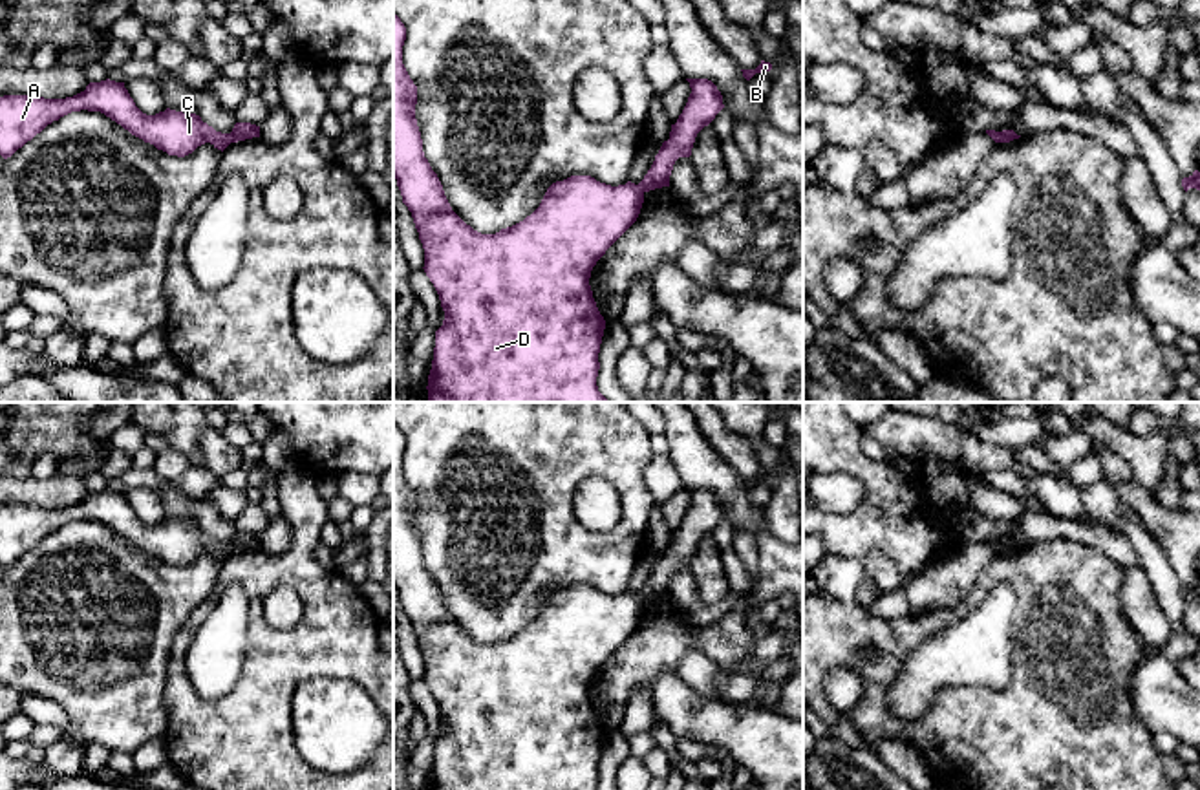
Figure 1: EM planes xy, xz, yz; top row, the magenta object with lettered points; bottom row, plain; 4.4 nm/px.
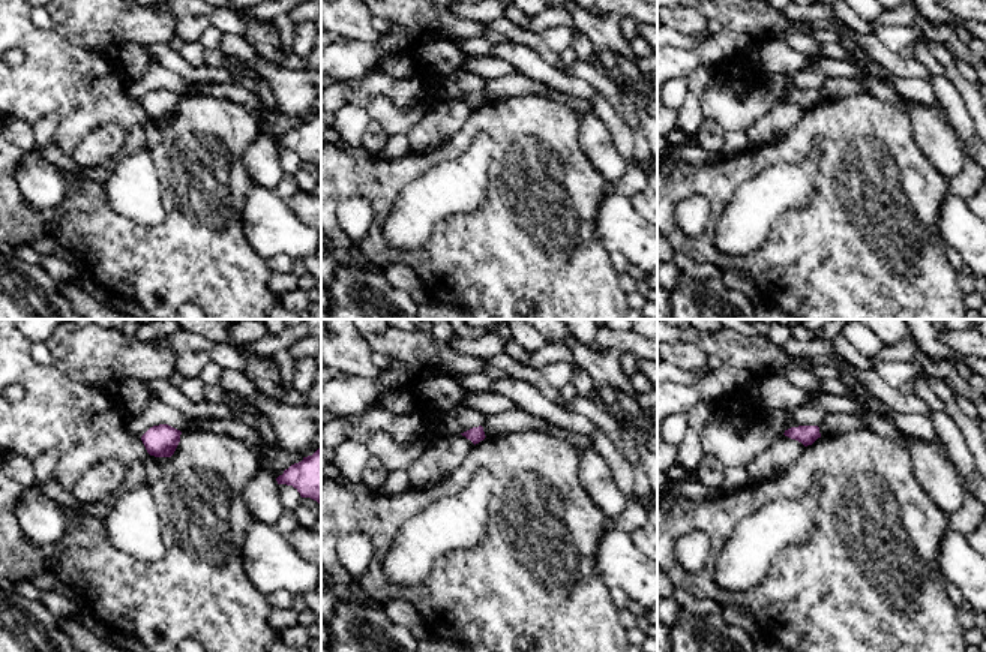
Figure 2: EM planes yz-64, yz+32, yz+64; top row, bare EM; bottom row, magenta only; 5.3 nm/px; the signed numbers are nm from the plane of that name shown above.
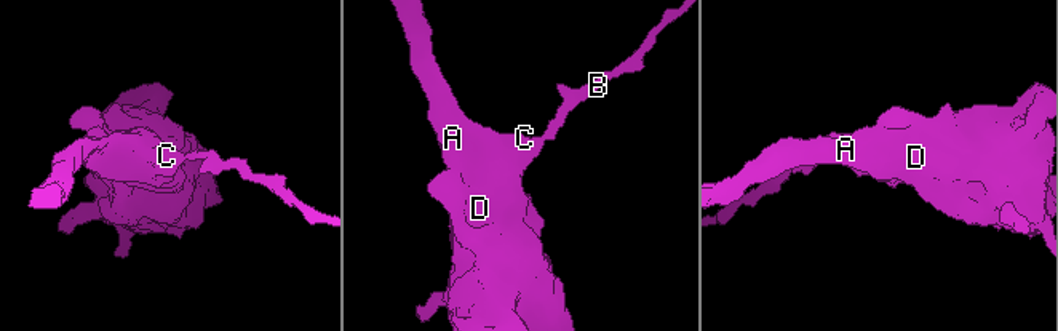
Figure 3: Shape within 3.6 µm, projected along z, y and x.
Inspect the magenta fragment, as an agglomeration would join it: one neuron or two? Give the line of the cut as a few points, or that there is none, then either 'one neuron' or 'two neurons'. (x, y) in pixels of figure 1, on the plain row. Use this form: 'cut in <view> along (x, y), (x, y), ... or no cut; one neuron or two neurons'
cut in xy along (227, 544), (233, 551); two neurons

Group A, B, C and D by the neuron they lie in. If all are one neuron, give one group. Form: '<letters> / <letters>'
A C D / B

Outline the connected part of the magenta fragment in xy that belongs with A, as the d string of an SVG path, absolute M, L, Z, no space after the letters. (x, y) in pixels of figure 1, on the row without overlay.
M106 488L90 492L84 501L66 508L0 507L0 565L4 569L11 567L48 534L80 519L104 523L132 545L168 565L185 567L205 552L223 561L232 552L229 543L216 541L196 523L170 518L155 525L143 523L124 492Z

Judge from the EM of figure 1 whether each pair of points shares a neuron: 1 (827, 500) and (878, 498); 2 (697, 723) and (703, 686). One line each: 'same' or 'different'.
1: different
2: different

